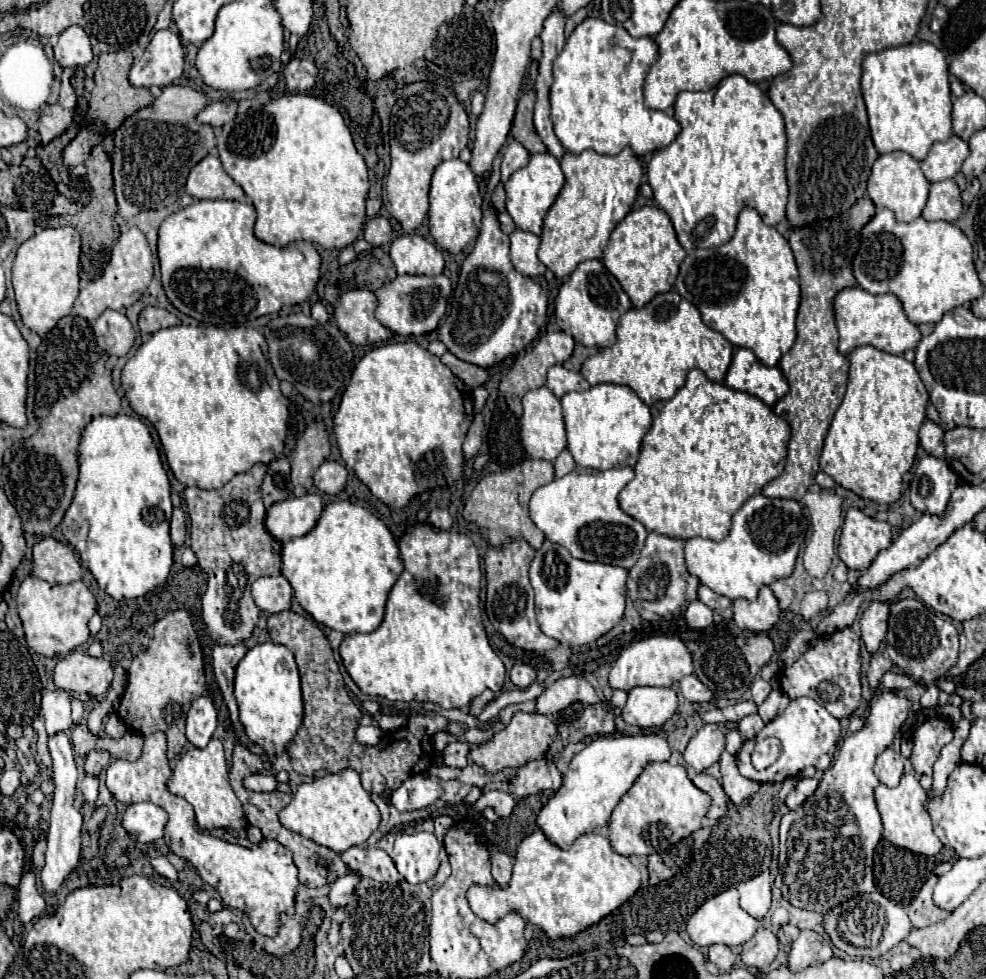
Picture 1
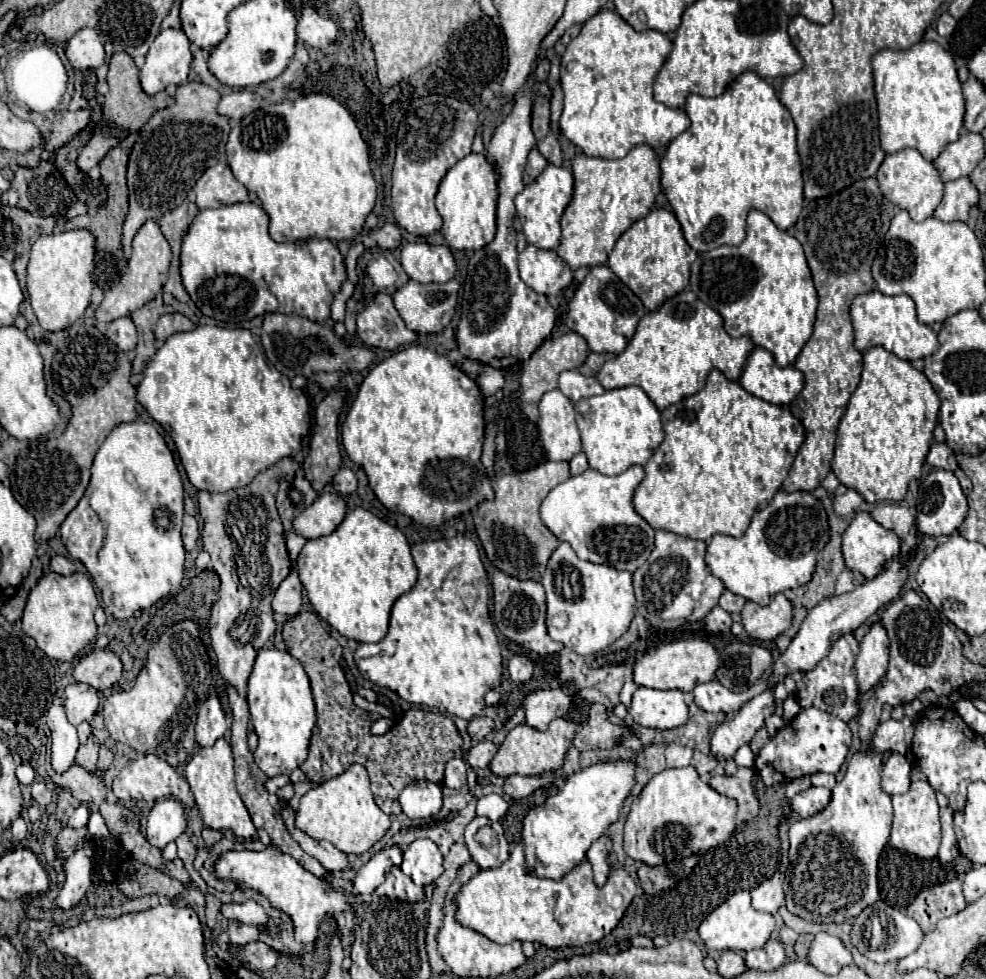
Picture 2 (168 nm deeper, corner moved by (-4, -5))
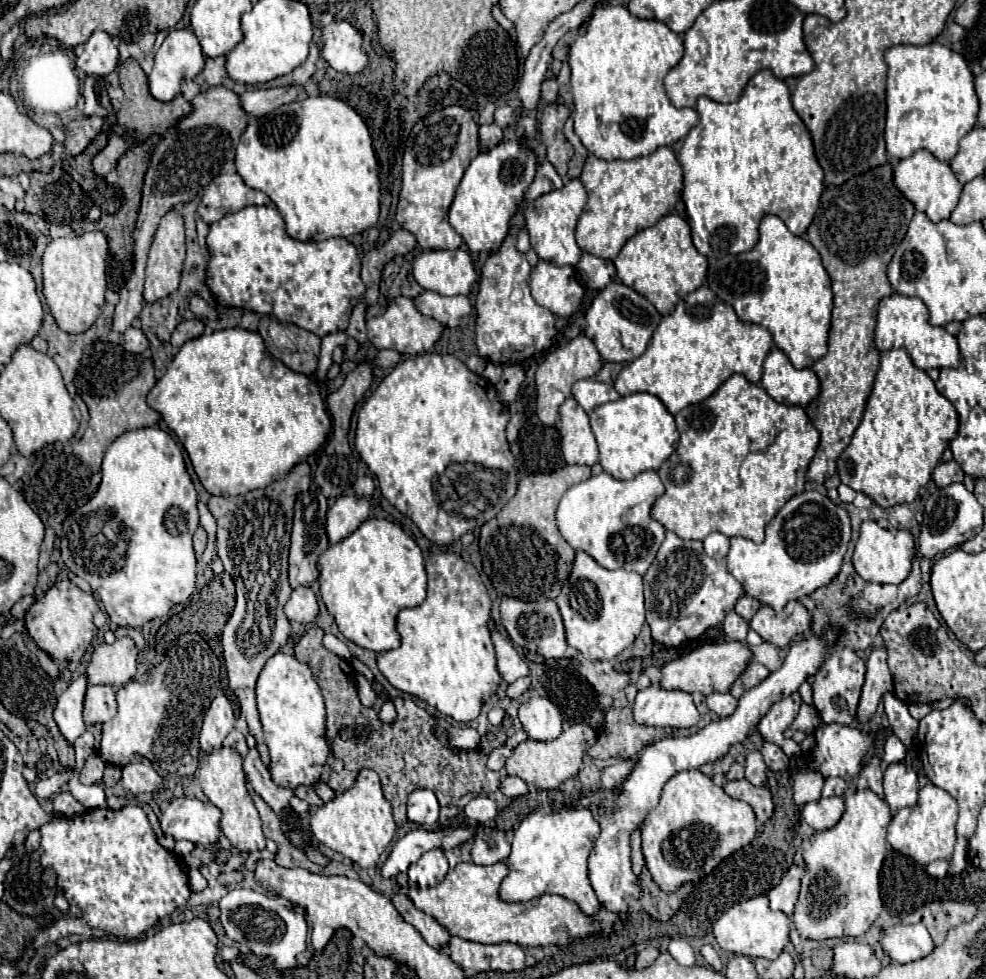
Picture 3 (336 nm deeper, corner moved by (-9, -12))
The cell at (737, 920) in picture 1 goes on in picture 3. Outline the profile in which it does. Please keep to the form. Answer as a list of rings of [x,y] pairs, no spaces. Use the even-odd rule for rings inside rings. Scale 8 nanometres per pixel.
[[[757,896],[729,908],[713,924],[713,934],[719,946],[731,954],[743,954],[747,958],[763,956],[763,958],[775,960],[783,952],[783,948],[789,944],[789,926],[791,926],[789,916],[785,916],[783,912],[771,910],[767,896]]]

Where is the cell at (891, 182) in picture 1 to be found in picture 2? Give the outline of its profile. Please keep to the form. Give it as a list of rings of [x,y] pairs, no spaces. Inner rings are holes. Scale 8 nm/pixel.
[[[904,149],[894,155],[886,155],[886,159],[882,161],[876,173],[876,179],[878,179],[878,187],[882,189],[882,195],[888,201],[894,201],[894,205],[898,205],[900,209],[908,211],[912,221],[928,219],[942,199],[944,185],[940,181],[936,167],[930,161],[926,161],[916,149]]]

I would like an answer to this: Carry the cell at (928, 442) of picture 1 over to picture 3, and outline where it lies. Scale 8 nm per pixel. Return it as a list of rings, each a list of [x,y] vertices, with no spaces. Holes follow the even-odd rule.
[[[955,460],[941,462],[933,472],[933,480],[939,488],[945,488],[953,482],[963,482],[963,478],[965,478],[965,474],[963,474],[963,470],[959,468],[959,464]]]

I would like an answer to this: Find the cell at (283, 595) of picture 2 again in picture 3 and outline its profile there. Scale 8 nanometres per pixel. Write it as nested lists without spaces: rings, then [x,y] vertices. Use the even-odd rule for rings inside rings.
[[[299,586],[291,592],[289,602],[285,604],[285,614],[291,622],[301,622],[301,624],[315,624],[319,616],[319,602],[313,594],[311,588]]]

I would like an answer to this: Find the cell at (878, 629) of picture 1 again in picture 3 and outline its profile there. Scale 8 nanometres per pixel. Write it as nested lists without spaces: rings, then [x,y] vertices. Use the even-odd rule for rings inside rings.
[[[877,648],[871,652],[867,660],[867,674],[865,674],[865,684],[857,708],[857,720],[865,724],[877,710],[879,700],[883,698],[885,692],[893,688],[893,678],[887,666],[887,652],[885,648]]]

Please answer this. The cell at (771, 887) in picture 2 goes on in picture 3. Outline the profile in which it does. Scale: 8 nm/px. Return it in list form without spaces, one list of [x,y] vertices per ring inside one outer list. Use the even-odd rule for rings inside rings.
[[[791,866],[787,870],[787,874],[781,878],[781,882],[769,892],[769,902],[773,910],[781,910],[787,916],[793,914],[797,896],[799,896],[799,888],[801,888],[801,878],[807,872],[805,866]]]

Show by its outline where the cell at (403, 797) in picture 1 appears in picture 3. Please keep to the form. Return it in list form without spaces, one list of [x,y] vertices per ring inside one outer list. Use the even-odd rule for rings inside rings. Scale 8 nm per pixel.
[[[415,790],[407,802],[407,818],[415,824],[435,824],[439,818],[439,804],[431,790]]]

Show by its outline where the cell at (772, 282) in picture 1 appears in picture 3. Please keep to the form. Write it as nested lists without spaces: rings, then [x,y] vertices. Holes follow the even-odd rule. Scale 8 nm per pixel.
[[[765,216],[759,234],[753,250],[717,260],[709,268],[707,286],[731,304],[743,322],[763,324],[795,368],[811,368],[827,354],[833,310],[831,278],[811,242],[789,232],[781,218]]]

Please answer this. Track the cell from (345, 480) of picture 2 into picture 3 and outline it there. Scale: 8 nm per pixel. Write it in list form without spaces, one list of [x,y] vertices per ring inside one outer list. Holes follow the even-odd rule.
[[[369,476],[359,478],[353,488],[355,488],[355,494],[357,496],[371,496],[375,492],[375,484],[373,484],[373,480]]]

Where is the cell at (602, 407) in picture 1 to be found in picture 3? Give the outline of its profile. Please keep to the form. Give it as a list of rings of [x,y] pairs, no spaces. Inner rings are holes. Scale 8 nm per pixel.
[[[637,392],[623,396],[617,402],[607,402],[595,408],[589,418],[599,444],[601,466],[617,480],[633,480],[645,470],[659,470],[659,466],[675,452],[679,442],[675,418],[657,396],[647,392]]]

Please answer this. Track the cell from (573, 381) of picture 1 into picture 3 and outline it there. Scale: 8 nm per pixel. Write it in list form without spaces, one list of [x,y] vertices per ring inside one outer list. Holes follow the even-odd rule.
[[[593,378],[589,380],[579,380],[573,384],[573,398],[587,410],[595,410],[597,406],[611,402],[611,400],[619,400],[621,394],[613,388],[613,384],[603,384],[597,382]]]

